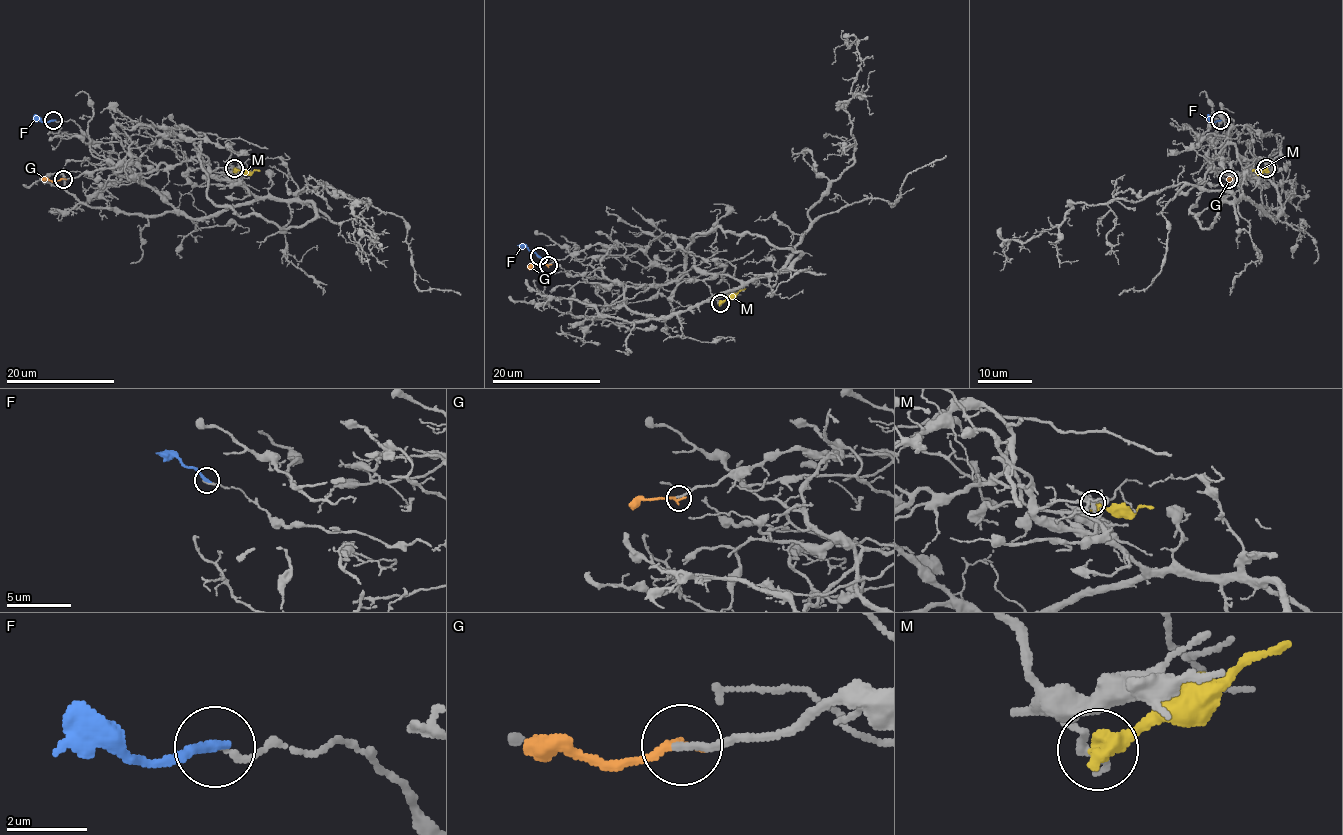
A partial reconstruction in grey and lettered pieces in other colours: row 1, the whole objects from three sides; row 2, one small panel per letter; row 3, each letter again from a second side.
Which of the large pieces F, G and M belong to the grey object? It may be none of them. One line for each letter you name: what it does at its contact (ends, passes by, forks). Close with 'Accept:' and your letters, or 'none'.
G: it ends
Accept: G

